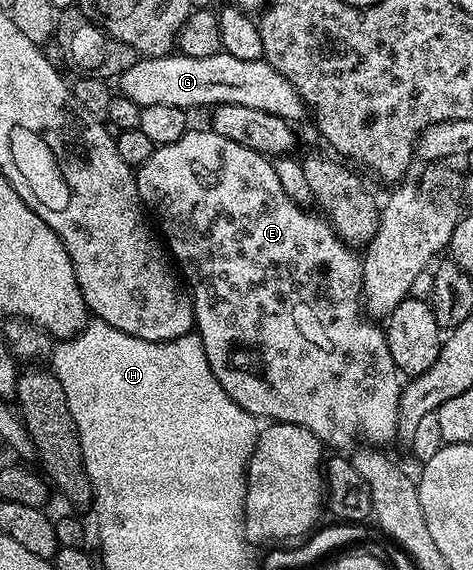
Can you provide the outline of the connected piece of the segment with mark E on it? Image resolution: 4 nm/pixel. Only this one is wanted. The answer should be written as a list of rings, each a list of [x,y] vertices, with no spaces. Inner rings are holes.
[[[190,129],[180,137],[180,141],[172,141],[172,145],[155,146],[152,157],[148,157],[148,161],[144,161],[144,165],[137,168],[136,178],[143,208],[149,209],[152,215],[154,210],[154,215],[158,218],[157,230],[160,235],[162,230],[161,238],[173,262],[181,278],[185,282],[186,279],[190,282],[188,294],[194,305],[196,332],[208,357],[208,365],[216,381],[220,381],[224,393],[228,393],[228,397],[232,397],[232,401],[236,401],[240,409],[244,409],[259,420],[295,423],[307,427],[327,448],[350,446],[353,448],[361,435],[370,445],[395,442],[398,439],[398,402],[402,396],[404,383],[400,378],[396,361],[392,361],[392,353],[388,353],[385,330],[373,318],[364,314],[362,260],[358,255],[353,255],[355,252],[339,239],[321,214],[313,215],[310,209],[298,206],[291,197],[288,197],[280,185],[273,162],[252,149],[236,145],[236,141],[228,141],[228,137],[220,137],[215,131]]]

